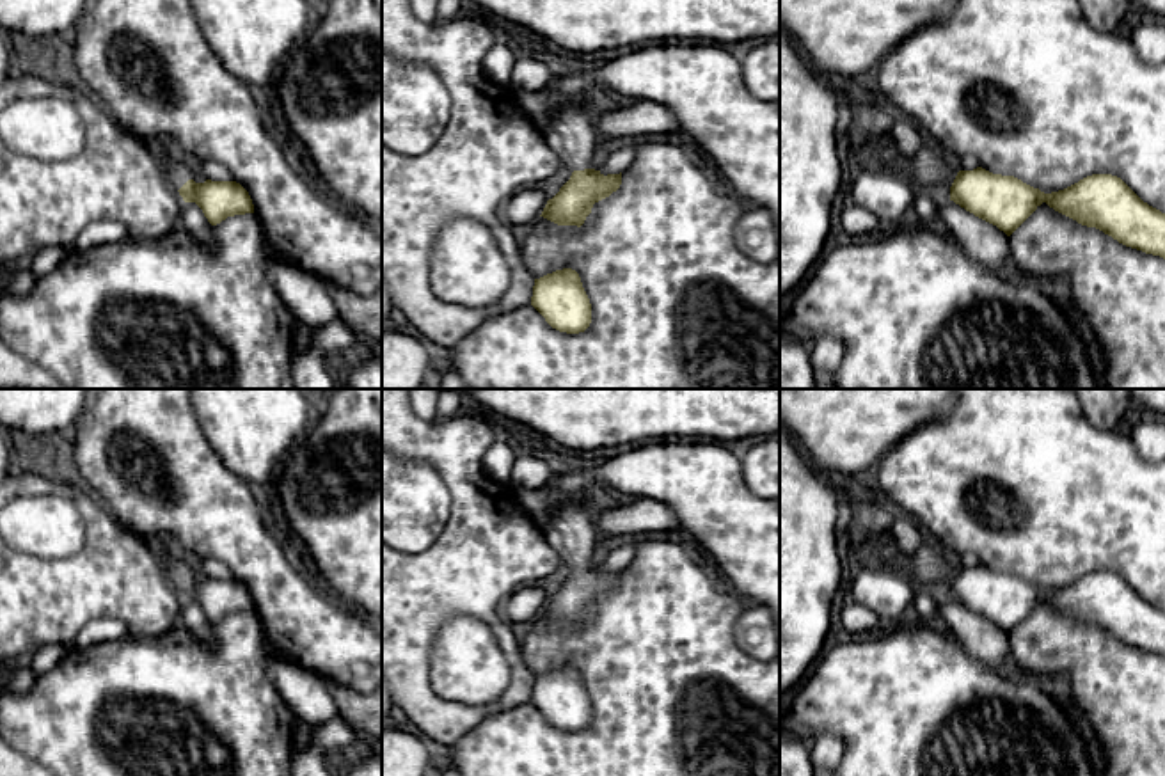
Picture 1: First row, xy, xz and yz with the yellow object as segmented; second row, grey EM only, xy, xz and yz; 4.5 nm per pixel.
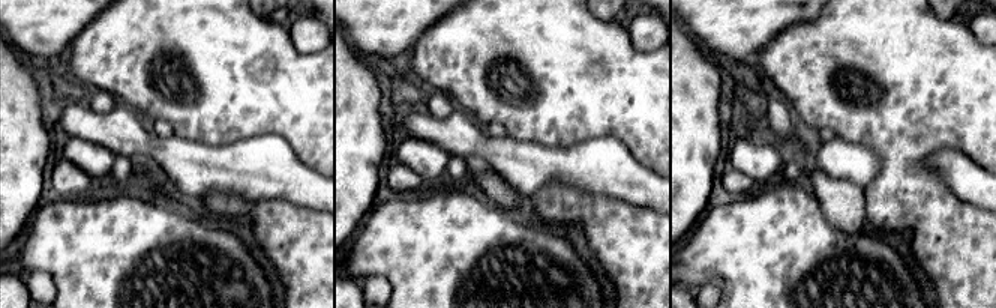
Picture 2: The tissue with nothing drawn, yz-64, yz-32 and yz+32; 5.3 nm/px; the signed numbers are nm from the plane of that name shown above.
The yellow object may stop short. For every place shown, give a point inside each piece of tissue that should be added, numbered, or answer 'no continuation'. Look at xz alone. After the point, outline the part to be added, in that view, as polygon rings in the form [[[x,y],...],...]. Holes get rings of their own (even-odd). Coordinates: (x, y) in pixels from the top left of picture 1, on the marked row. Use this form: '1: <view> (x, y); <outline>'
1: xz (570, 134); [[[577,99],[567,101],[542,133],[563,167],[572,172],[590,169],[600,140],[590,107]]]

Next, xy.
1: xy (176, 173); [[[153,140],[149,144],[153,158],[165,167],[165,178],[172,188],[179,190],[188,179],[192,179],[192,170],[183,162],[174,162],[165,154],[165,149]]]

